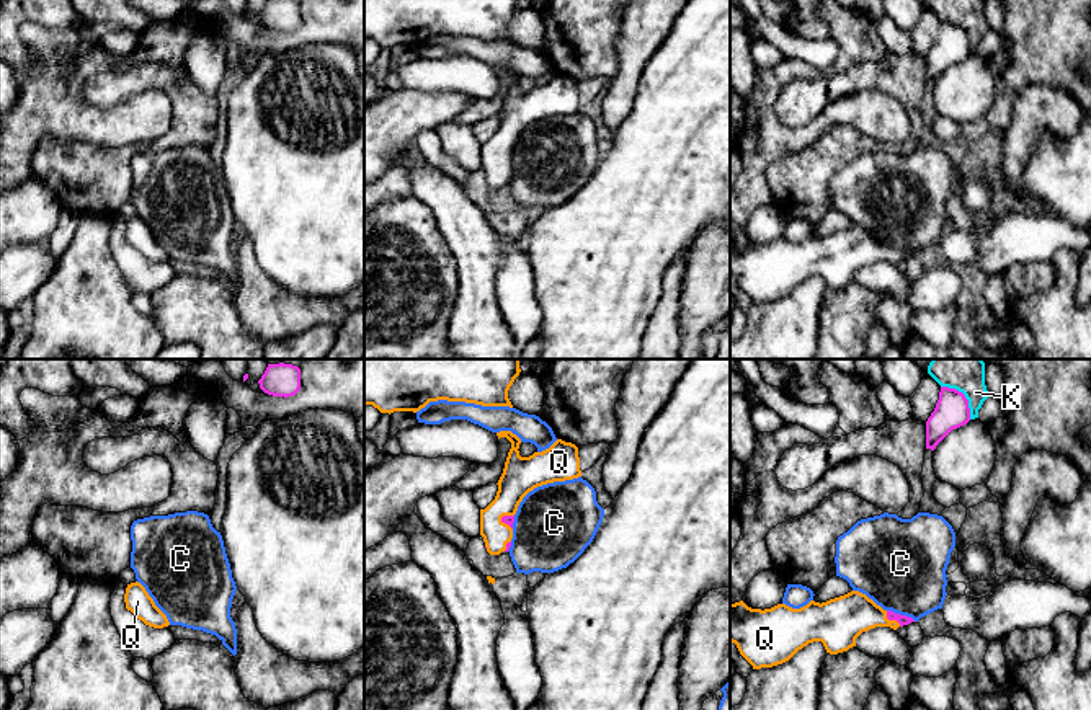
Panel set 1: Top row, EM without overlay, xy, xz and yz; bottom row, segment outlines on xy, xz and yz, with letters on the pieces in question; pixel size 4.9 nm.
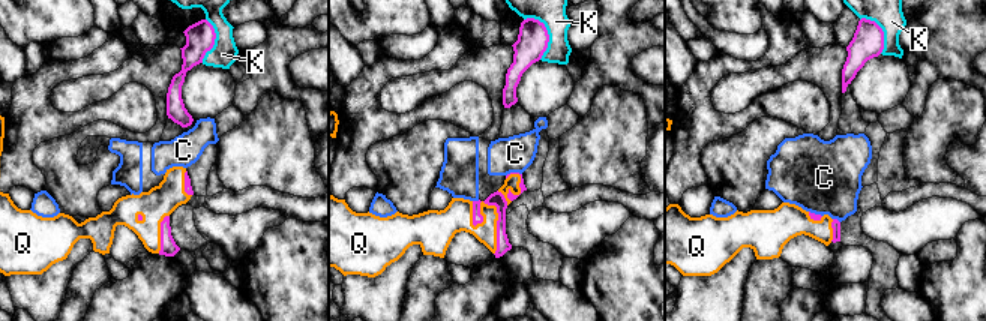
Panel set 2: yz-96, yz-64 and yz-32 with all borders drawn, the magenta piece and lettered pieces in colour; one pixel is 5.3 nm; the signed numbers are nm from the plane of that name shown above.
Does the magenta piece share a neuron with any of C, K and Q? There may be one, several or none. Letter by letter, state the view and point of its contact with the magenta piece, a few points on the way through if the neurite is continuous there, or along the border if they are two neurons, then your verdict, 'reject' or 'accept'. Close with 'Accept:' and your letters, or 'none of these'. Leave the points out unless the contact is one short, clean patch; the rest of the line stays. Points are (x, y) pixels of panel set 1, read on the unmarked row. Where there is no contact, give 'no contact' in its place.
C: yz (902, 250) | reject
K: yz (964, 30) | reject
Q: yz (890, 253) | accept
Accept: Q

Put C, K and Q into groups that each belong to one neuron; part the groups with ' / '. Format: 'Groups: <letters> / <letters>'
Groups: C / K / Q

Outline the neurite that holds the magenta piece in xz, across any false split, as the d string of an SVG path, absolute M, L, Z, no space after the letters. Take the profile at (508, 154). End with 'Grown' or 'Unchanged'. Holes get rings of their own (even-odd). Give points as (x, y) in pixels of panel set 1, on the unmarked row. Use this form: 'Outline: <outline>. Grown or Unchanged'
Outline: M511 65L497 67L511 77L495 134L480 144L480 170L490 189L508 186L513 157L523 132L537 121L581 111L578 82L557 73L549 83L519 90L521 73Z. Grown

